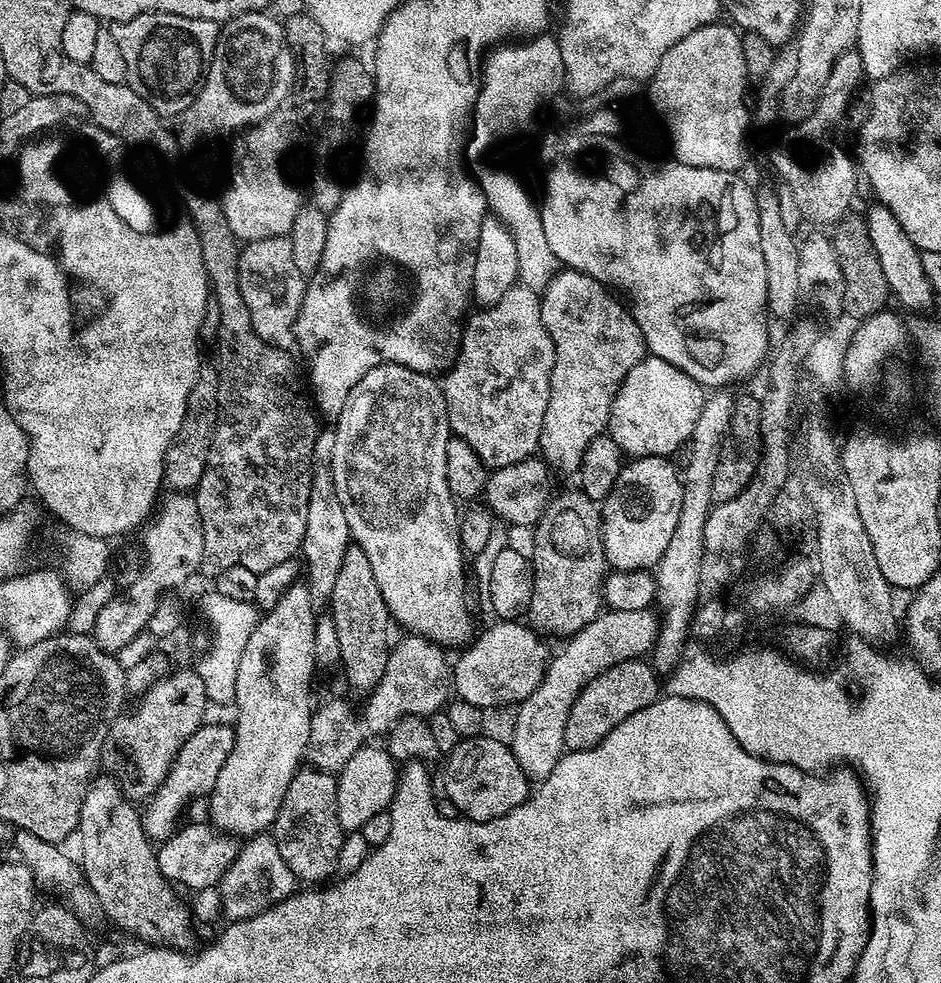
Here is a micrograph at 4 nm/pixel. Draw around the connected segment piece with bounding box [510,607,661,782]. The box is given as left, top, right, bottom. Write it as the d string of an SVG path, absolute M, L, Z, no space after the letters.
M651 607L640 610L604 610L582 630L567 637L565 644L568 645L551 657L541 684L519 702L514 712L514 734L510 747L514 758L518 758L518 766L522 766L529 781L545 780L554 766L558 766L560 757L566 751L570 706L574 706L582 689L591 680L598 678L598 674L610 670L610 666L647 657L656 644L660 621L661 617Z

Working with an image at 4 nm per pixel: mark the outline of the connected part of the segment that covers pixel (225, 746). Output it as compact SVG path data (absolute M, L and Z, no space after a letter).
M205 722L198 730L194 730L194 734L190 734L190 738L186 738L162 786L158 786L156 793L148 797L143 805L140 821L149 840L153 842L167 840L173 832L177 831L184 807L191 800L196 800L199 796L200 799L207 797L208 793L214 790L214 782L218 782L218 774L221 773L222 766L226 766L226 758L230 758L230 750L234 750L235 737L236 730L231 723Z

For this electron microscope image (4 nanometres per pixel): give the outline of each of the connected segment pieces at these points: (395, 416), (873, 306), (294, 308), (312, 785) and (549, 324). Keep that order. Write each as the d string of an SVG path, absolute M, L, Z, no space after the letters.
M383 364L382 366L378 366L374 370L367 372L358 382L358 386L354 386L354 390L350 390L350 394L346 398L346 406L340 411L339 416L335 417L334 424L336 424L336 437L332 440L332 464L330 463L330 471L332 473L332 481L334 482L334 490L338 490L338 502L342 502L342 510L346 510L346 526L350 526L350 534L352 535L351 543L358 545L359 548L366 553L366 558L369 560L370 566L374 569L374 579L378 582L378 590L382 590L382 598L388 607L389 617L391 617L395 623L397 620L397 622L404 627L404 630L407 630L409 633L417 636L424 636L427 640L434 641L435 644L440 645L440 647L445 650L451 650L451 648L458 648L457 650L460 650L463 649L474 636L474 631L472 632L472 612L468 609L468 578L470 582L470 576L468 572L468 576L464 573L464 560L466 561L466 553L460 544L460 512L458 511L458 501L456 497L452 495L450 486L446 482L446 446L450 439L446 402L444 401L441 385L437 383L437 381L435 384L432 380L435 379L433 379L431 375L423 372L415 372L401 364Z
M849 214L845 216L835 225L831 238L834 250L838 250L838 262L842 266L842 278L846 278L843 315L849 316L852 322L859 322L885 311L890 304L890 293L886 274L882 274L882 265L878 262L878 254L874 254L874 242L870 242L867 219L863 215Z
M282 236L247 241L239 249L236 274L242 302L250 312L250 322L254 322L258 338L275 348L291 349L296 342L296 319L302 306L306 276L294 264L289 241Z
M297 771L290 782L276 821L272 823L270 836L276 841L276 849L278 854L282 854L282 862L290 866L297 881L309 880L312 883L309 885L316 886L321 882L331 881L337 875L336 867L346 833L339 824L335 802L337 777L331 772L304 771Z
M571 270L557 271L540 296L542 322L554 342L556 361L550 380L550 402L546 406L546 418L542 420L538 452L557 477L575 477L579 473L586 446L590 446L594 438L605 435L608 419L612 417L612 405L616 403L616 396L620 393L620 387L624 385L624 379L646 355L638 322L633 318L631 311L623 303L620 305L615 298L617 299L605 285L598 283L594 278Z

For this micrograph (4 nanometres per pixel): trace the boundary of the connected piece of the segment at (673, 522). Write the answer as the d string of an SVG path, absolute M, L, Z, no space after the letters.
M638 456L629 459L618 474L618 482L610 490L610 494L602 501L602 542L604 553L608 559L609 569L618 572L655 569L656 563L666 554L666 546L670 546L670 538L674 538L674 530L678 526L678 514L682 510L681 473L672 465L671 459L663 456Z

